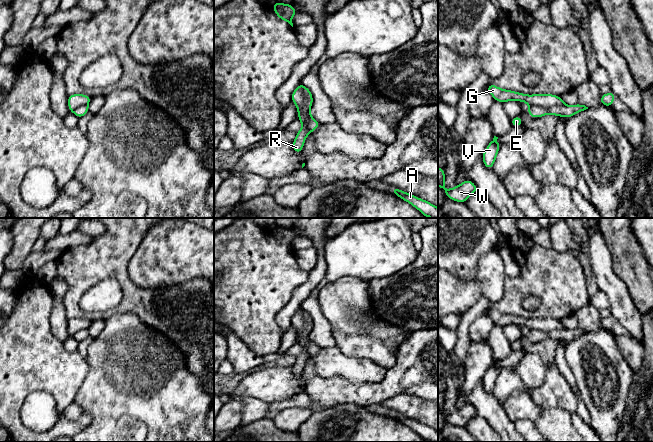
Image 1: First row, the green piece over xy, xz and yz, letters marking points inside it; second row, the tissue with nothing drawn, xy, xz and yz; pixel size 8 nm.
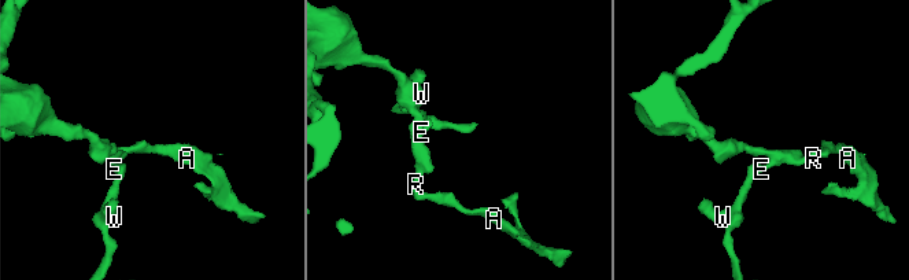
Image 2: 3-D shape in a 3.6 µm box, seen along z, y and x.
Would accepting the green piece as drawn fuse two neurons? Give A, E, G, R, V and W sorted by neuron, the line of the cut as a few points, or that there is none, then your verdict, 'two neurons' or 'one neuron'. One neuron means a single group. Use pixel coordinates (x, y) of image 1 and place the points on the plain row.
groups A E R V W / G; cut yz (563, 327), (547, 331), (530, 330); two neurons

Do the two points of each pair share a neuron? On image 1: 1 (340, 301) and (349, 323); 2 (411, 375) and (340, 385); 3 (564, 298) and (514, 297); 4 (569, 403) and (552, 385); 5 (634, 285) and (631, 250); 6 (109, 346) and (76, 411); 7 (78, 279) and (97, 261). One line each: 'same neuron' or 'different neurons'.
1: same neuron
2: same neuron
3: same neuron
4: same neuron
5: same neuron
6: different neurons
7: same neuron

